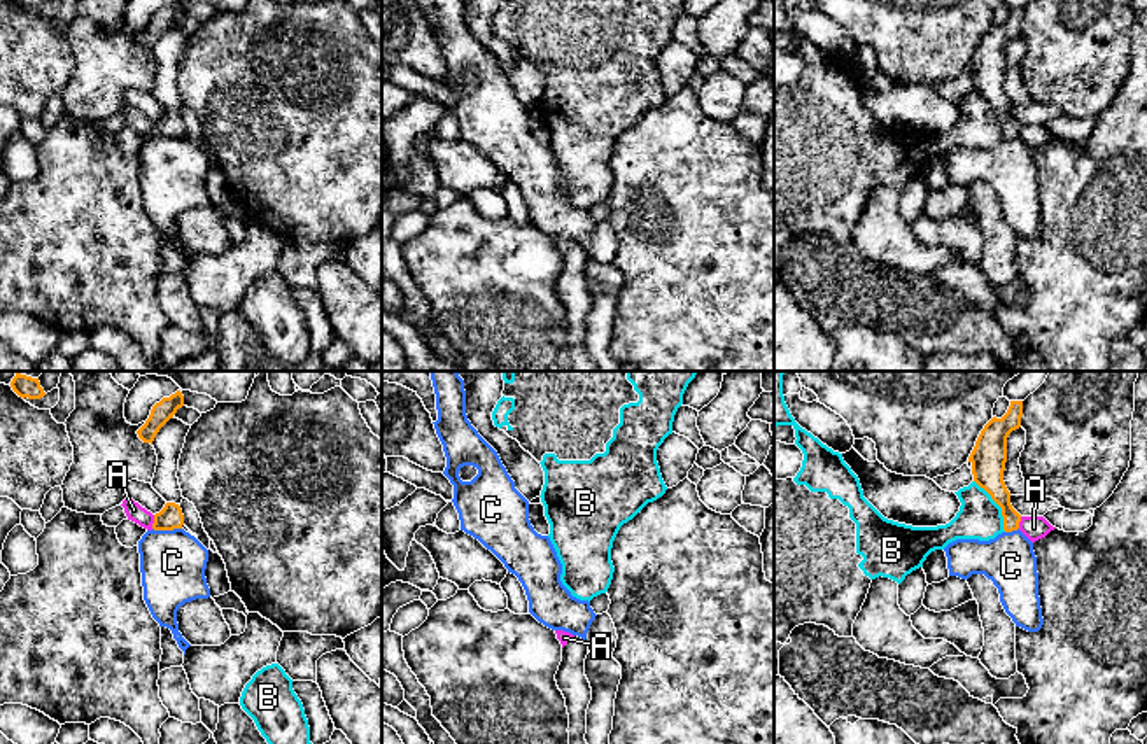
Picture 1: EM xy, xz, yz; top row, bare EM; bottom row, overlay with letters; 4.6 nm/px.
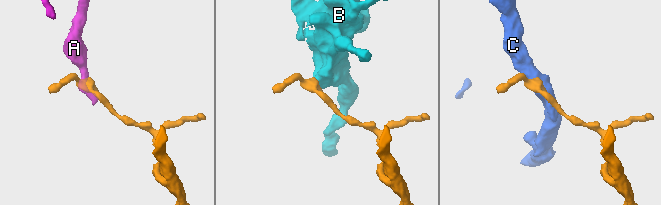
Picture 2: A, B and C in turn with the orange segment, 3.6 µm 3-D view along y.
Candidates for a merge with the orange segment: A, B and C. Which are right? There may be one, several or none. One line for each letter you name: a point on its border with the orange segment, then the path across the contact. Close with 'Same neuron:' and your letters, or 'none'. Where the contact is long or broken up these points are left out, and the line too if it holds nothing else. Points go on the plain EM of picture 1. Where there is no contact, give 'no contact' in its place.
Same neuron: none

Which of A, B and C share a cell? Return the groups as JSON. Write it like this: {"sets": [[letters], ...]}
{"sets": [["A"], ["B"], ["C"]]}

